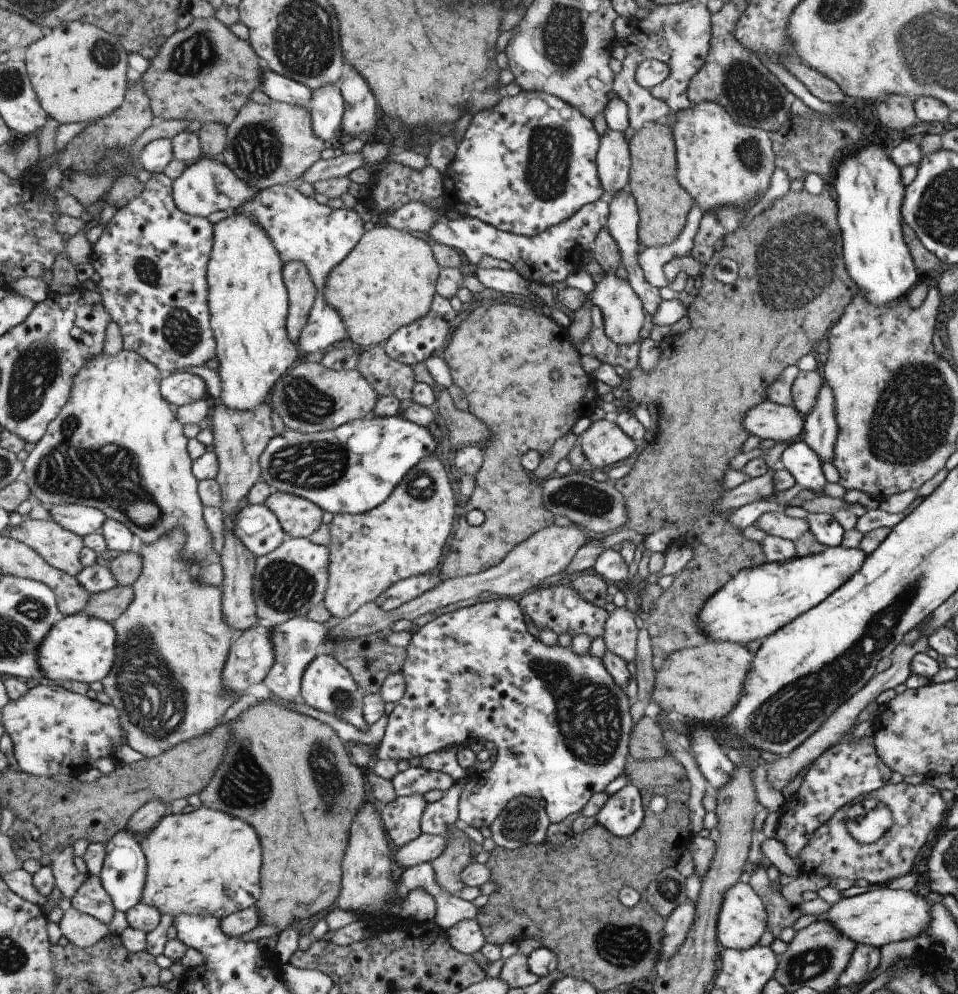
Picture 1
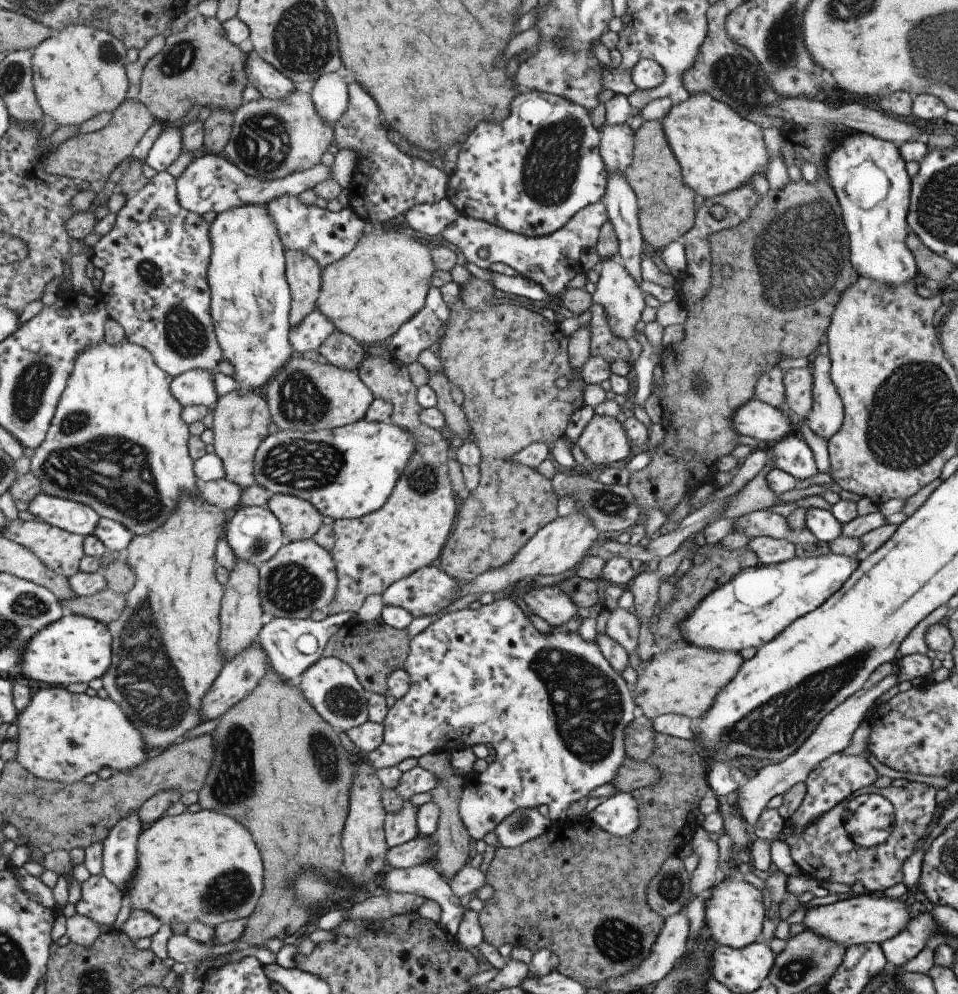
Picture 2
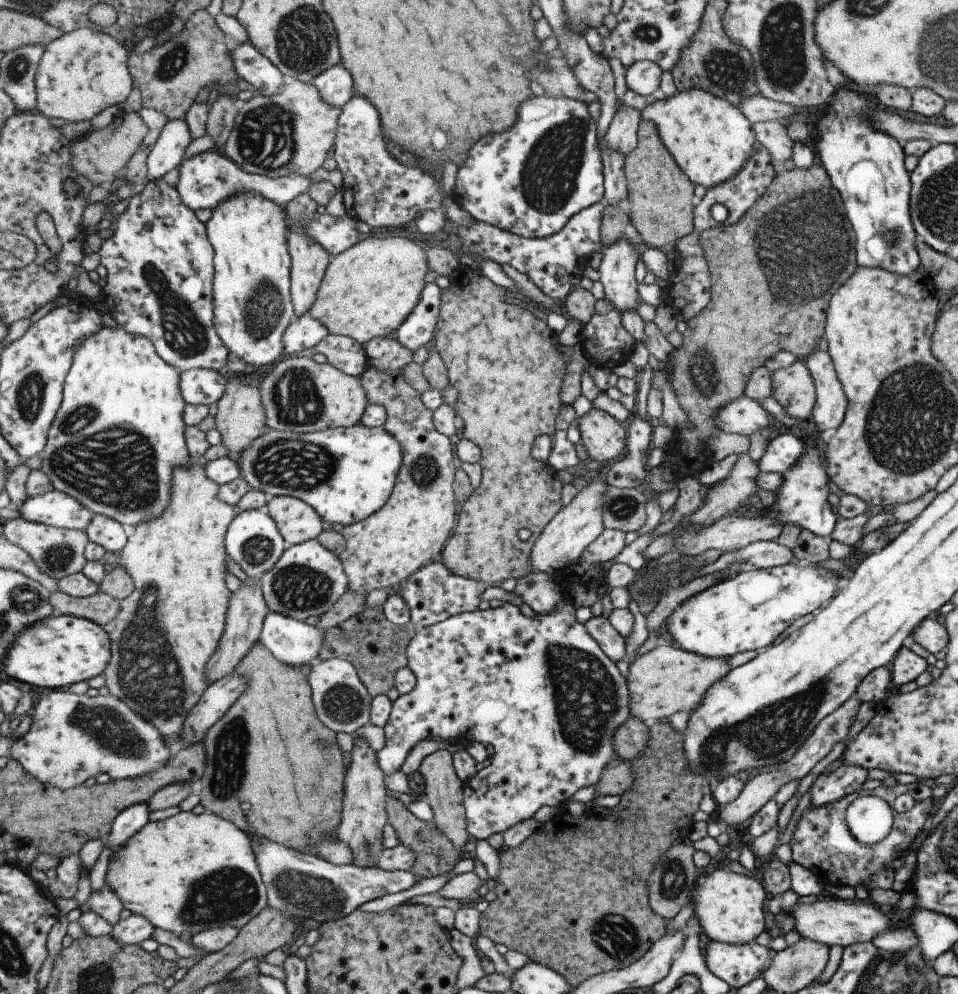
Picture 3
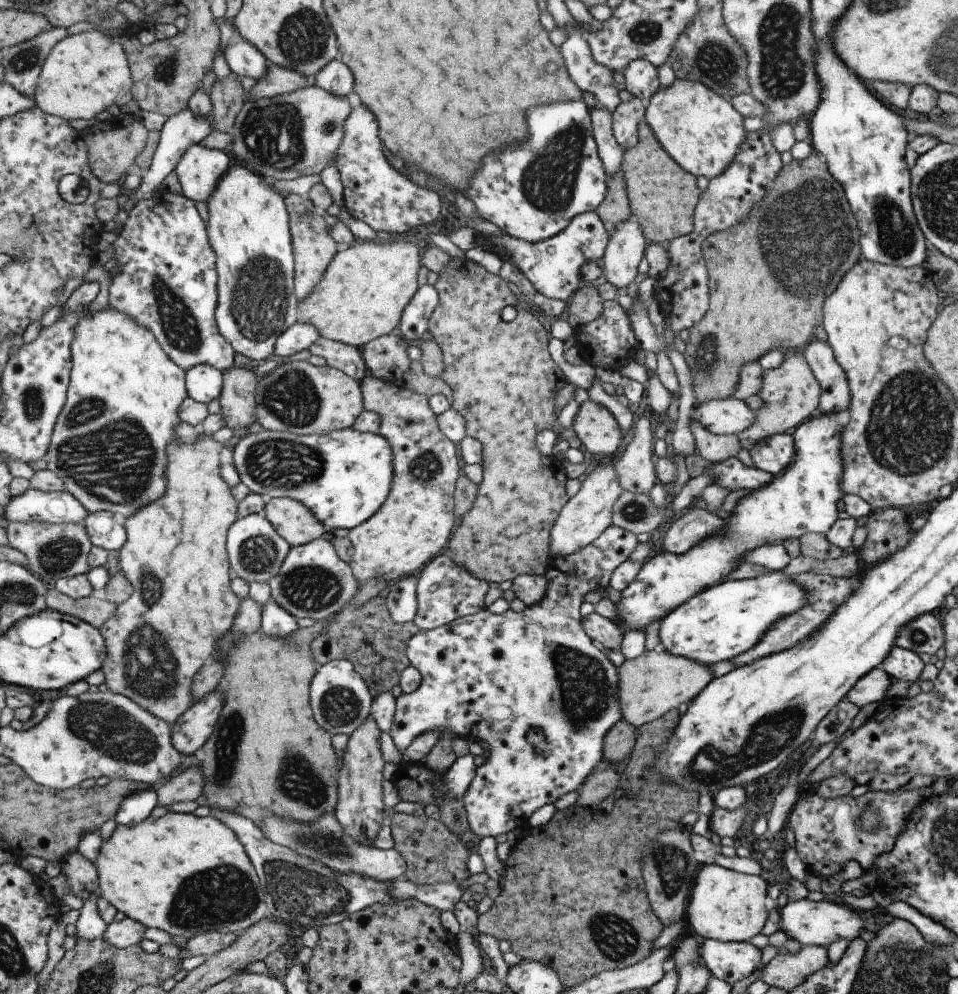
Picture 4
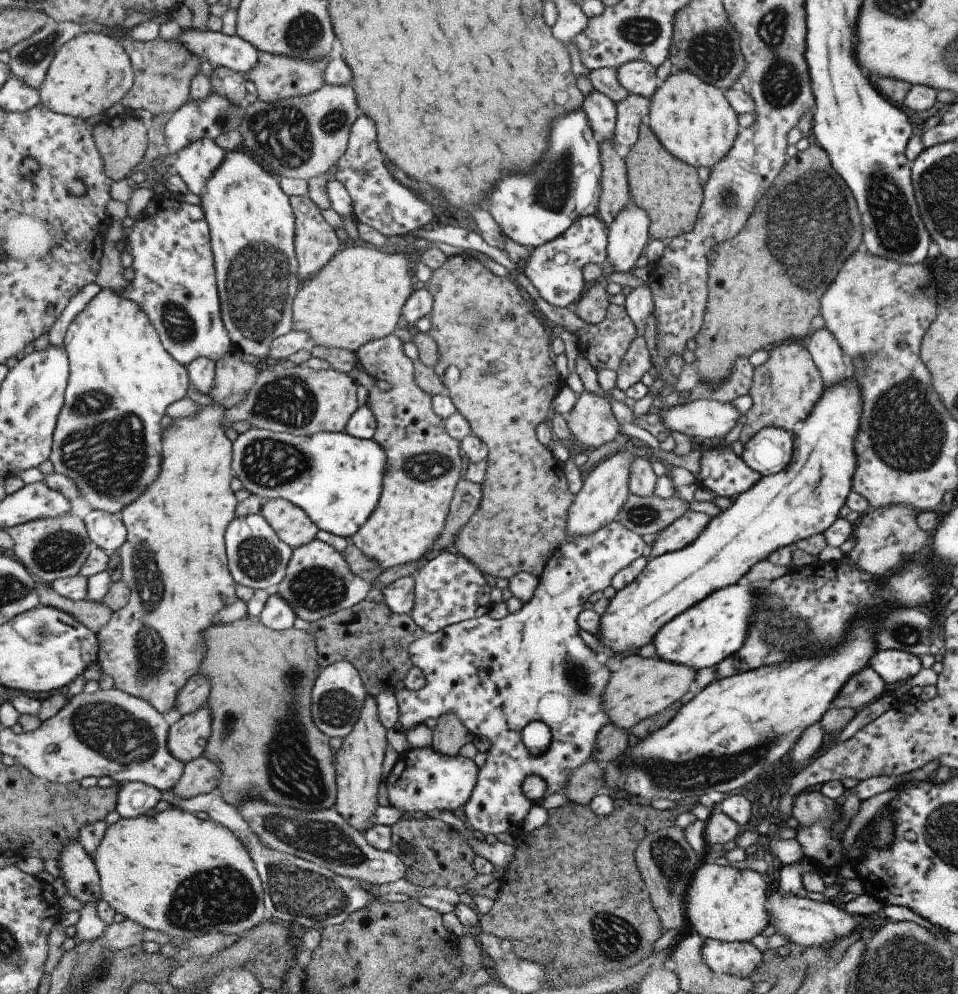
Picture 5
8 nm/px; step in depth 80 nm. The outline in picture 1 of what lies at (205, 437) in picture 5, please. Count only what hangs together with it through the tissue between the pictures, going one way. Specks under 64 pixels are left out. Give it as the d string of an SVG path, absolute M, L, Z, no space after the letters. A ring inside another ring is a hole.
M173 530L173 534L167 534L165 538L157 540L155 544L149 544L149 546L144 545L138 551L141 554L141 558L143 558L143 572L141 572L141 576L139 576L137 583L133 586L133 590L135 590L134 600L131 602L129 608L127 608L127 611L123 612L119 616L119 619L113 623L113 627L116 628L117 635L119 636L116 666L112 673L102 682L105 686L105 692L112 699L113 706L120 711L121 726L124 727L128 746L138 753L140 752L146 758L160 756L175 746L185 744L185 742L195 741L196 738L204 737L205 734L211 734L213 730L221 726L220 721L223 718L223 714L241 697L229 692L229 686L225 686L224 678L225 667L228 664L232 643L239 635L239 630L235 630L233 626L229 626L228 619L225 618L223 589L197 582L192 573L193 564L189 560L187 562L181 560L181 550L183 550L185 540L187 540L187 534L183 530Z

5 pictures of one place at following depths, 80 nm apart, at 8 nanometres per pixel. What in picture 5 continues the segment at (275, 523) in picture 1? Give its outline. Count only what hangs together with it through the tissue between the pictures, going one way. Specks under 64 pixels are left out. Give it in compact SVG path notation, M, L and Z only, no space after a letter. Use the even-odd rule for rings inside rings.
M262 514L236 517L226 534L229 567L236 584L251 589L273 591L287 574L294 549L279 538L273 526Z

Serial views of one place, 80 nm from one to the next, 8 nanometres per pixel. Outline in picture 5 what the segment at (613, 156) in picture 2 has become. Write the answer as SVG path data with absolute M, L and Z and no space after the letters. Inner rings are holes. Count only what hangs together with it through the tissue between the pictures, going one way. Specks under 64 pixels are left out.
M638 95L625 96L624 100L615 104L613 139L617 144L630 148L638 140L638 127L645 121L650 104Z

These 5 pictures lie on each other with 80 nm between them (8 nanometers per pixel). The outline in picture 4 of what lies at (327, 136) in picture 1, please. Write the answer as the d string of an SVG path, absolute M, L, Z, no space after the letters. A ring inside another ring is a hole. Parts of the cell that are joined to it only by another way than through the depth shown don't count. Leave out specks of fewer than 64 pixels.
M333 60L331 64L325 66L325 69L315 76L315 84L335 96L353 98L353 92L351 92L351 88L355 86L353 72L349 70L347 64L339 60Z

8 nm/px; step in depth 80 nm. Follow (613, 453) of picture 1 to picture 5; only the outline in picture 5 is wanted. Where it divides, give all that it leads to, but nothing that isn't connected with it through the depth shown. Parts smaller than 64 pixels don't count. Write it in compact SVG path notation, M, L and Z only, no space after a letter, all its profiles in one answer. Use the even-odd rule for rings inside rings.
M587 390L577 396L565 422L574 440L586 448L596 449L618 435L618 424L609 402Z

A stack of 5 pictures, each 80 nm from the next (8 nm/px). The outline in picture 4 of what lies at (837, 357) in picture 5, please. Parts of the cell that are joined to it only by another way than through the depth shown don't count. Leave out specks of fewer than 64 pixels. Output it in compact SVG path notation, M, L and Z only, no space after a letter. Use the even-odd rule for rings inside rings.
M811 338L807 346L801 350L811 374L820 388L817 414L831 414L847 408L849 394L847 382L841 366L835 362L833 352L827 342Z

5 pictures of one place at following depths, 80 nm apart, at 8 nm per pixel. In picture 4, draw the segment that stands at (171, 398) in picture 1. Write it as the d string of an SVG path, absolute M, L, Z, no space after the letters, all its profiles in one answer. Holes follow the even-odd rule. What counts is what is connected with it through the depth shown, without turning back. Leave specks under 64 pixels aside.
M197 364L195 368L186 372L186 379L189 398L209 404L215 398L221 397L224 386L221 370L209 364Z

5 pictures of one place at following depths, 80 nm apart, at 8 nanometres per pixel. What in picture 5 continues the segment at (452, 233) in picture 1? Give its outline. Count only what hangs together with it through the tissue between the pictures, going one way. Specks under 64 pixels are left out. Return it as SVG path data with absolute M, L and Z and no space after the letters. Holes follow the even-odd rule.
M595 214L577 218L560 237L553 238L553 241L545 245L529 248L526 264L522 269L525 278L551 306L572 309L585 286L581 268L588 263L599 266L606 260L607 230L607 222L598 219Z

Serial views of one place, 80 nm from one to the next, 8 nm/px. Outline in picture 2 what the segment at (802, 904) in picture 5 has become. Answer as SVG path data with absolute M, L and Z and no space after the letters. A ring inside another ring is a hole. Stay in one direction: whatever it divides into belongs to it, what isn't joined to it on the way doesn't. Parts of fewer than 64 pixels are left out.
M865 893L846 900L833 902L828 906L809 908L803 918L803 926L829 942L849 947L859 944L879 945L889 938L897 936L918 913L916 900L909 898L887 898L884 893Z

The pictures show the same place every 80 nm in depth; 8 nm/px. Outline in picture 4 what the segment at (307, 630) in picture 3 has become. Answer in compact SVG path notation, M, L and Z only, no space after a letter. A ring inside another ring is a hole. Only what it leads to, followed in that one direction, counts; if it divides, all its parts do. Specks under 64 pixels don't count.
M269 599L264 605L262 630L273 638L289 638L293 636L293 632L301 628L293 614L277 604L275 600Z

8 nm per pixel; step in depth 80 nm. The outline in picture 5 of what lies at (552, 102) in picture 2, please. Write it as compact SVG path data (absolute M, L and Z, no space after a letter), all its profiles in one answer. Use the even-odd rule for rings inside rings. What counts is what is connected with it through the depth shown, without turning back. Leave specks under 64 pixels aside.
M582 108L557 114L549 132L549 148L541 162L525 176L507 176L491 198L480 204L487 208L504 234L527 248L545 245L558 238L581 216L596 213L601 194L599 144L590 130Z

